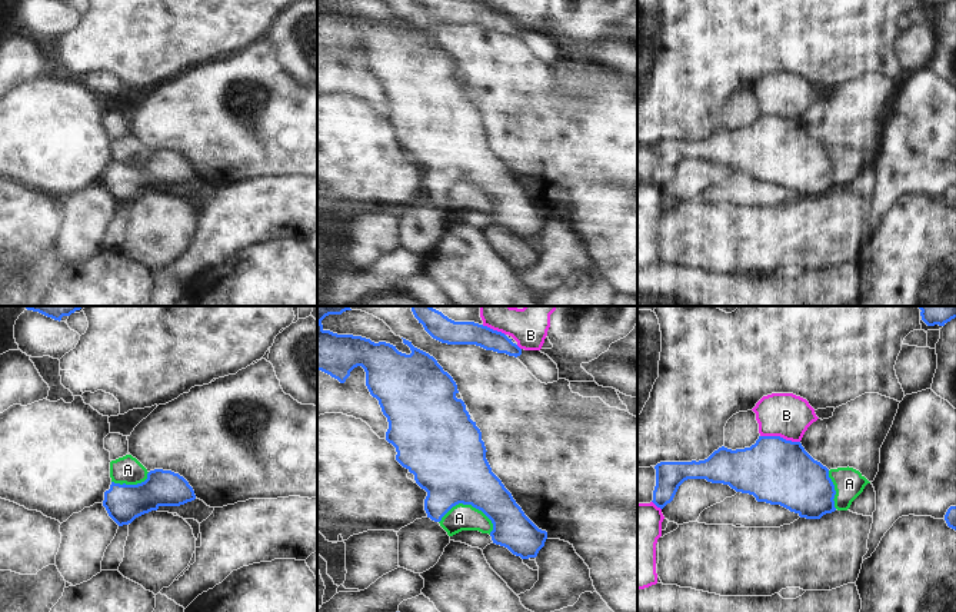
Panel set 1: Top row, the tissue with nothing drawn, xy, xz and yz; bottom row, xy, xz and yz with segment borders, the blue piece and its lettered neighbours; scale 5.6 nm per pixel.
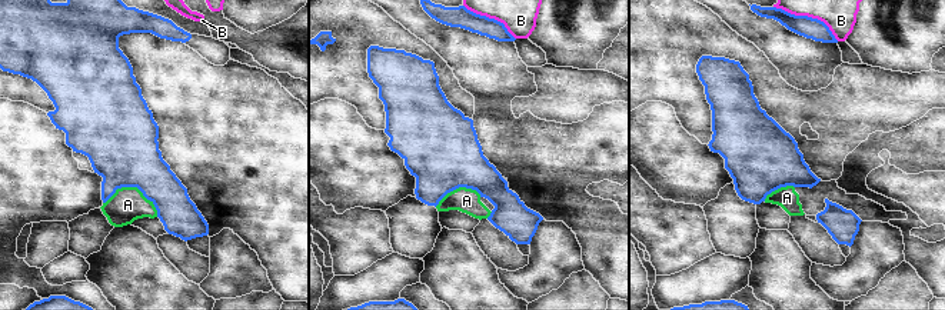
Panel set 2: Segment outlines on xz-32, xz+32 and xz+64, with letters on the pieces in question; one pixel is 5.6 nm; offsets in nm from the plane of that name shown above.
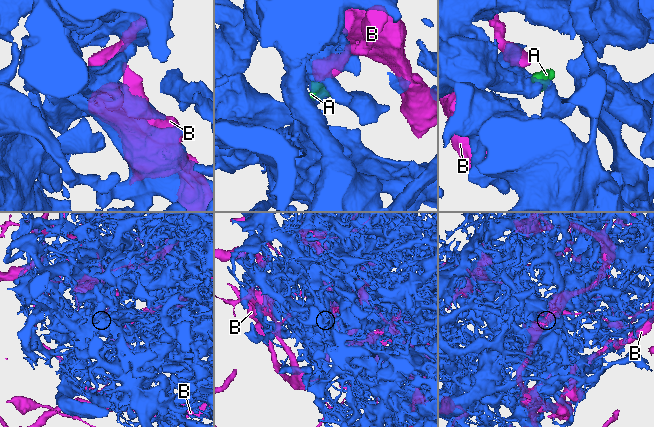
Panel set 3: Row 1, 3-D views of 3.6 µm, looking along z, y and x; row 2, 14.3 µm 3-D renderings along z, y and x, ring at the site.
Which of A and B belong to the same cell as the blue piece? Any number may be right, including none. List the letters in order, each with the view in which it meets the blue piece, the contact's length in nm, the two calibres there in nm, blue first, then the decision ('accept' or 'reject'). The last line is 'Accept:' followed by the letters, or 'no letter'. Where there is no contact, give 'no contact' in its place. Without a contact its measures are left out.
A: xz | 320 nm | 400/150 nm | reject
B: yz | 220 nm | 360/260 nm | reject
Accept: no letter

